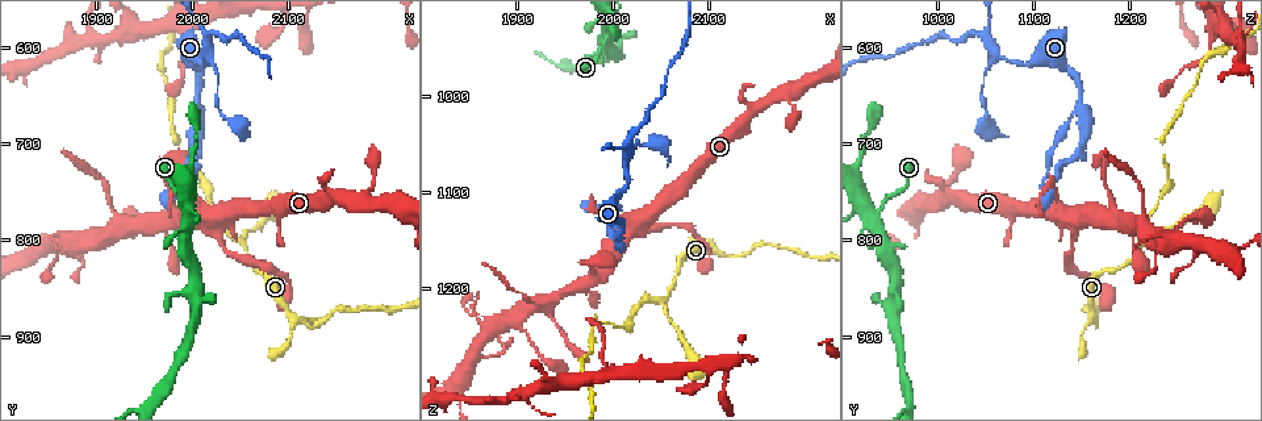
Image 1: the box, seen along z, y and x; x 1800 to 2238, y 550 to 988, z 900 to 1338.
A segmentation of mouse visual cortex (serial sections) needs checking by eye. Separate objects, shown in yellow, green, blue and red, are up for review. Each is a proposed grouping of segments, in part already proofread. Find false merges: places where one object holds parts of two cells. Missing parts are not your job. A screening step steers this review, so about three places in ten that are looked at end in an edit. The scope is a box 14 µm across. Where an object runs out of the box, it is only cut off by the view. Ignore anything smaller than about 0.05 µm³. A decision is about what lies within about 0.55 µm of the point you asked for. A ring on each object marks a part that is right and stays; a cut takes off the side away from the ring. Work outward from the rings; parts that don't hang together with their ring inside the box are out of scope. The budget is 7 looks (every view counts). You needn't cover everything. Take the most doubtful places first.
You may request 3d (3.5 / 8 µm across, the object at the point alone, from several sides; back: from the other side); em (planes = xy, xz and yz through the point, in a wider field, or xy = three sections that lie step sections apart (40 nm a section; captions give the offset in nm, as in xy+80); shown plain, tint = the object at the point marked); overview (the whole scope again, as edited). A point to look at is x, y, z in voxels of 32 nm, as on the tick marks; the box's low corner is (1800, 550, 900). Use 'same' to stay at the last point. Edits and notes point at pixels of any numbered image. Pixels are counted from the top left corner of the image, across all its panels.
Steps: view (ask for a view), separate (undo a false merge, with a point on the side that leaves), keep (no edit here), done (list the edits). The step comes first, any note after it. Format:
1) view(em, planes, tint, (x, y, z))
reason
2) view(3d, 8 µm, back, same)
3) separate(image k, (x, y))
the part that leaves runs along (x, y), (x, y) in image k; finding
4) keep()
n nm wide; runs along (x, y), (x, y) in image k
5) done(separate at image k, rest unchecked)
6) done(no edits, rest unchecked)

view(3d, 3.5 µm, (2005, 660, 1145))
side arm on a straight run

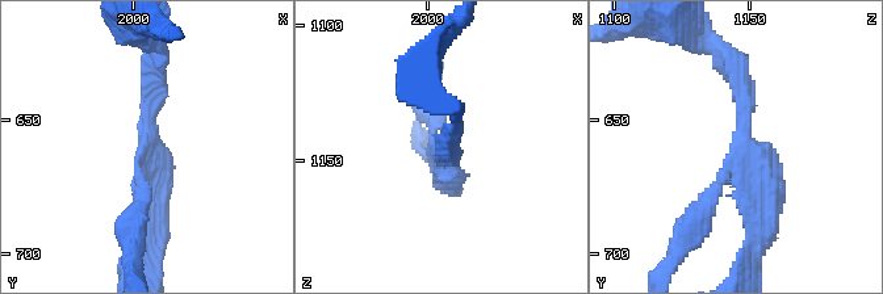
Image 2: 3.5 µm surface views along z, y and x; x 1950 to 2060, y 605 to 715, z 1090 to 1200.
view(em, xy, step 1, tint, (2005, 658, 1148))
3 arms; arms of 200, 250, 300 nm

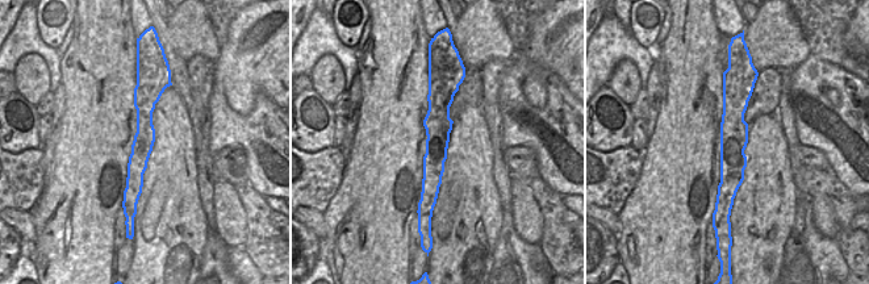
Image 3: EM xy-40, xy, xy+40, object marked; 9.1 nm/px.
view(em, xy, step 2, tint, same)

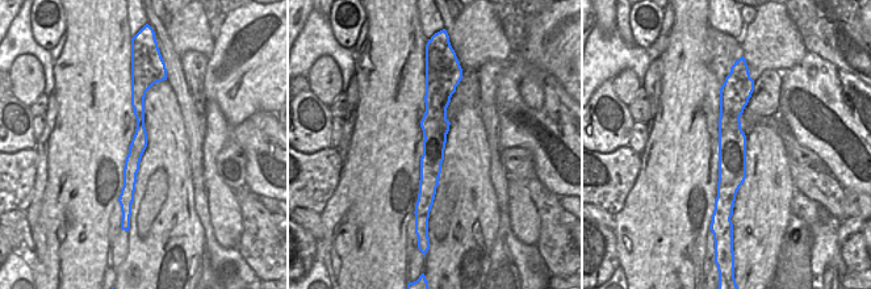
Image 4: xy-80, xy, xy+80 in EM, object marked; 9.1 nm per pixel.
keep()
runs along (727, 63), (764, 223) in image 2; continuous, no second cell

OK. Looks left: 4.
view(3d, 3.5 µm, (2050, 805, 1210))
branch point

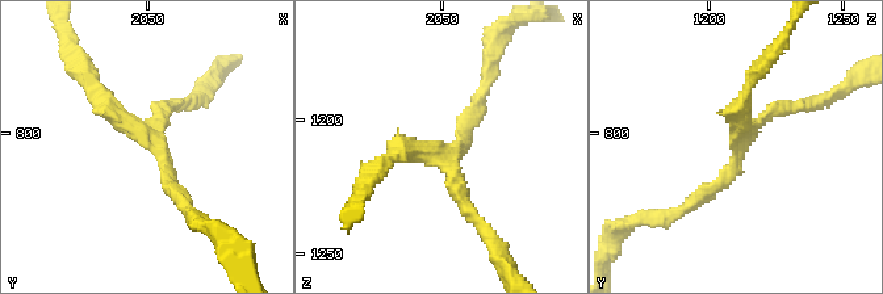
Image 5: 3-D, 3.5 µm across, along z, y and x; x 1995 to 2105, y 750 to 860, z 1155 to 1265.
view(em, xy, step 1, tint, (2055, 804, 1211))

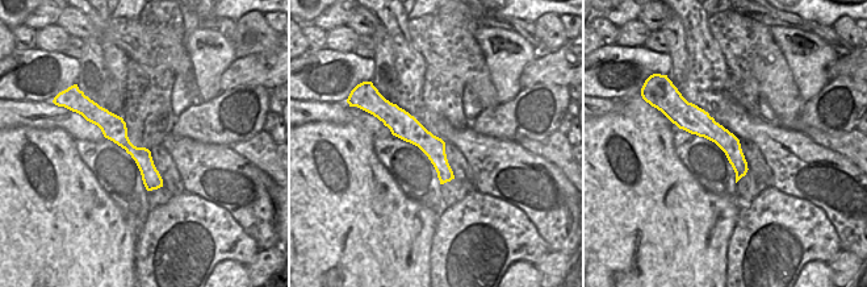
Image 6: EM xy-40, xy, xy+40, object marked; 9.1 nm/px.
keep()
3 arms; runs along (694, 205), (764, 116), (808, 104) in image 5; one cell here

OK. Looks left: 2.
view(3d, 3.5 µm, (1915, 760, 1215))
thick turns thin

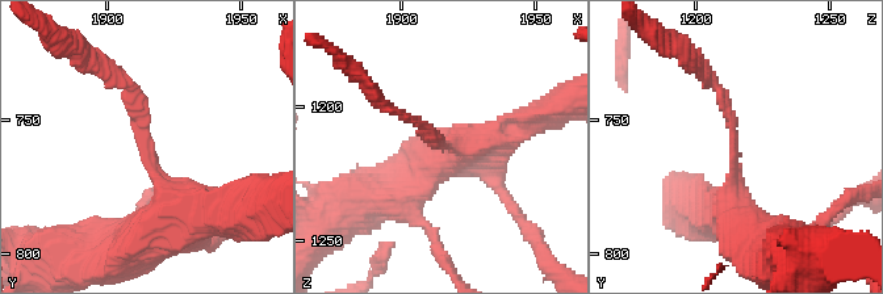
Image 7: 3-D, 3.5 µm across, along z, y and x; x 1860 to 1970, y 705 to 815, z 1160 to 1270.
view(em, xy, step 5, tint, (1914, 764, 1214))
arms of 150, 400 nm

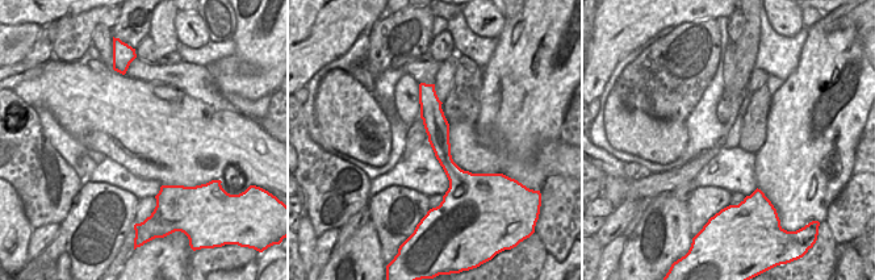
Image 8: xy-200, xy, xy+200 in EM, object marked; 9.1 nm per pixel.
keep()
runs along (427, 87), (453, 172), (448, 199) in image 8; continuous, no second cell

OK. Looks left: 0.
done(no edits, rest unchecked)

